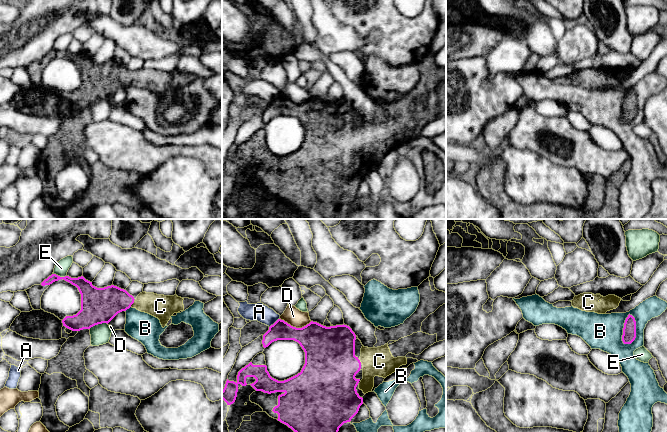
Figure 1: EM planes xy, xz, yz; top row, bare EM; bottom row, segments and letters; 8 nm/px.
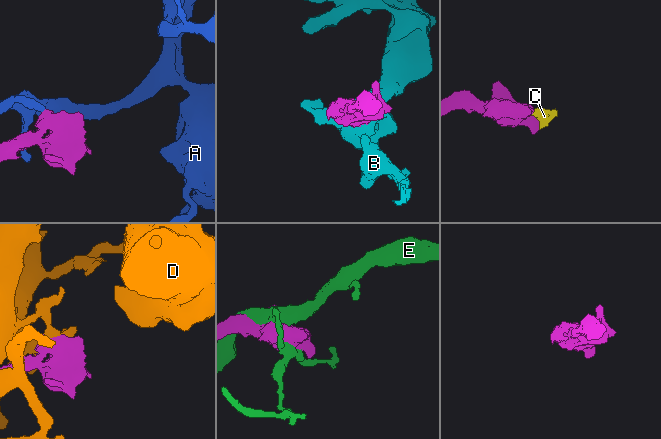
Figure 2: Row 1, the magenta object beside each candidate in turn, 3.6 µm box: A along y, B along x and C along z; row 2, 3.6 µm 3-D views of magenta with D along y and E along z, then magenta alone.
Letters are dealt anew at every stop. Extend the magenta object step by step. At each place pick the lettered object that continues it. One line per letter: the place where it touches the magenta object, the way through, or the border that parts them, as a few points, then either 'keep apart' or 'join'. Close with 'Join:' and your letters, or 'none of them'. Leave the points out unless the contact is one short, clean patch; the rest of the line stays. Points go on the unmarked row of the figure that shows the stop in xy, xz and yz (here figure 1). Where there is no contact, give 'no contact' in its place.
A: contact xz (274, 99); keep apart
B: contact yz (623, 105); keep apart
C: contact xy (133, 78); join
D: contact xz (295, 103); keep apart
E: contact xy (98, 99); keep apart
Join: C

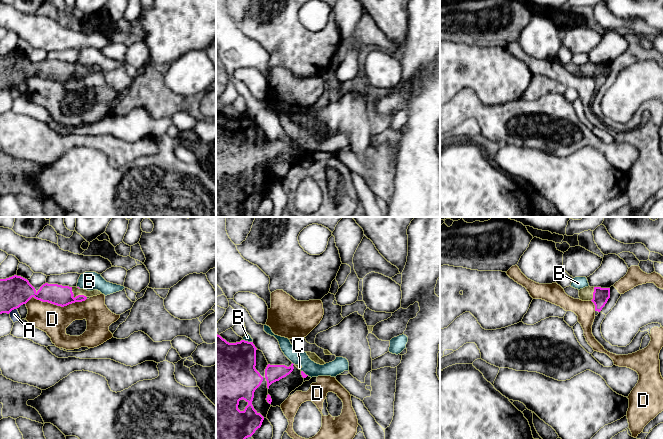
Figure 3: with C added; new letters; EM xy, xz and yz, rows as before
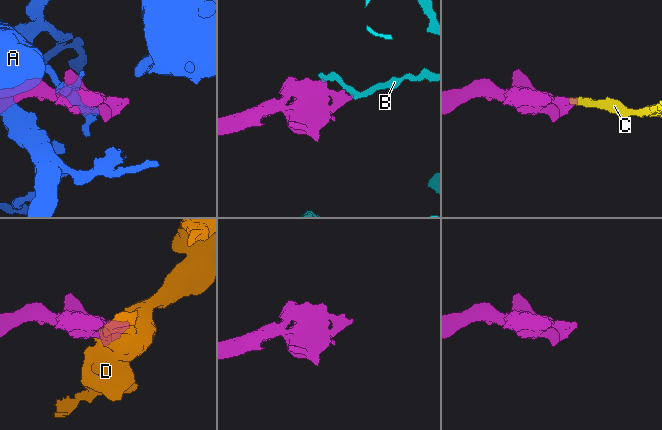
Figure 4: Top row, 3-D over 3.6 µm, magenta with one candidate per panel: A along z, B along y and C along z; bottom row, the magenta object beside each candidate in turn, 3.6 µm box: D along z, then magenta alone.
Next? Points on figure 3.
A: contact xy (12, 85); keep apart
B: contact xz (247, 117); border xz (243, 115), (252, 118); keep apart
C: contact xy (76, 72); way xy (59, 71), (76, 72), (76, 67); join
D: contact xy (55, 80); keep apart
Join: C

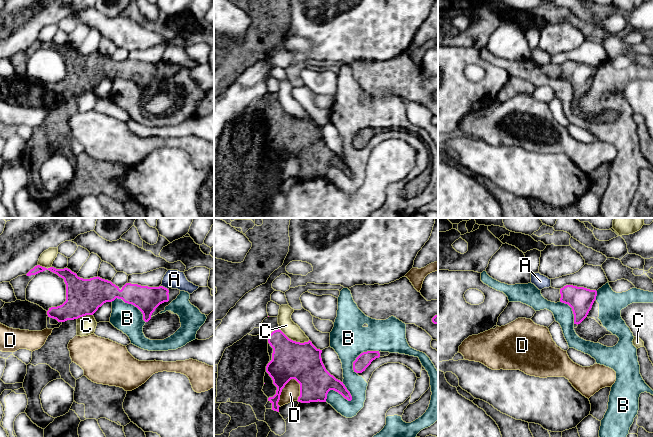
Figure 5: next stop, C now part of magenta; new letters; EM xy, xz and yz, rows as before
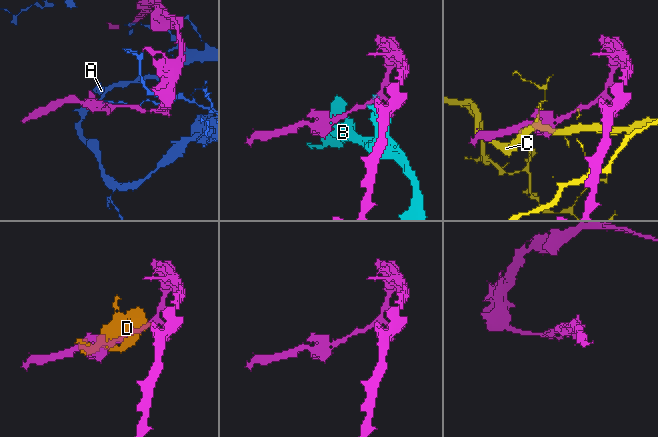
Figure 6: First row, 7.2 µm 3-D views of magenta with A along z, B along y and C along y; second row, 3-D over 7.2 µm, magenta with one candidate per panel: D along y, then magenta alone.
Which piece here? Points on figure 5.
A: contact xy (164, 63); keep apart
B: contact xz (336, 167); keep apart
C: contact xz (294, 117); keep apart
D: contact xz (281, 167); border xz (294, 154), (282, 165), (278, 178), (279, 182); keep apart
Join: none of them

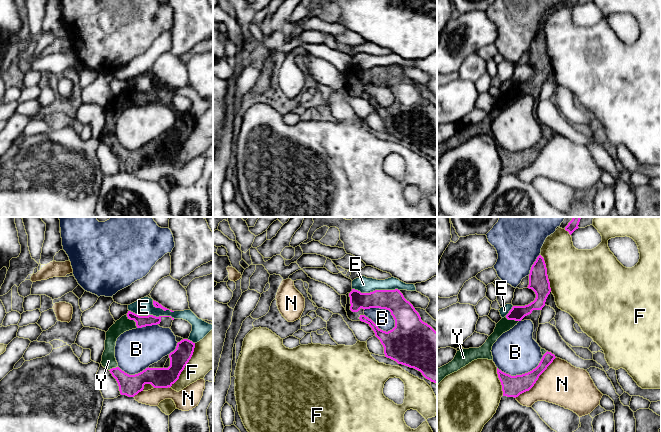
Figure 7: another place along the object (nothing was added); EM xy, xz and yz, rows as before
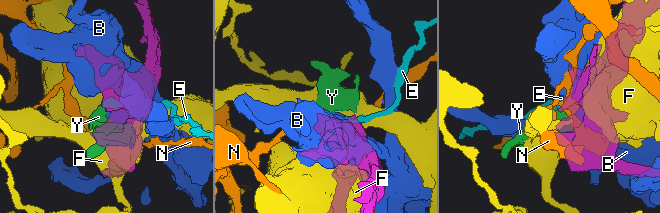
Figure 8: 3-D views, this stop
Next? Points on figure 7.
B: contact xz (384, 84); keep apart
E: contact xz (376, 66); keep apart
F: contact xy (186, 140); keep apart
N: contact yz (537, 155); keep apart
Y: contact xy (133, 95); join
Join: Y

